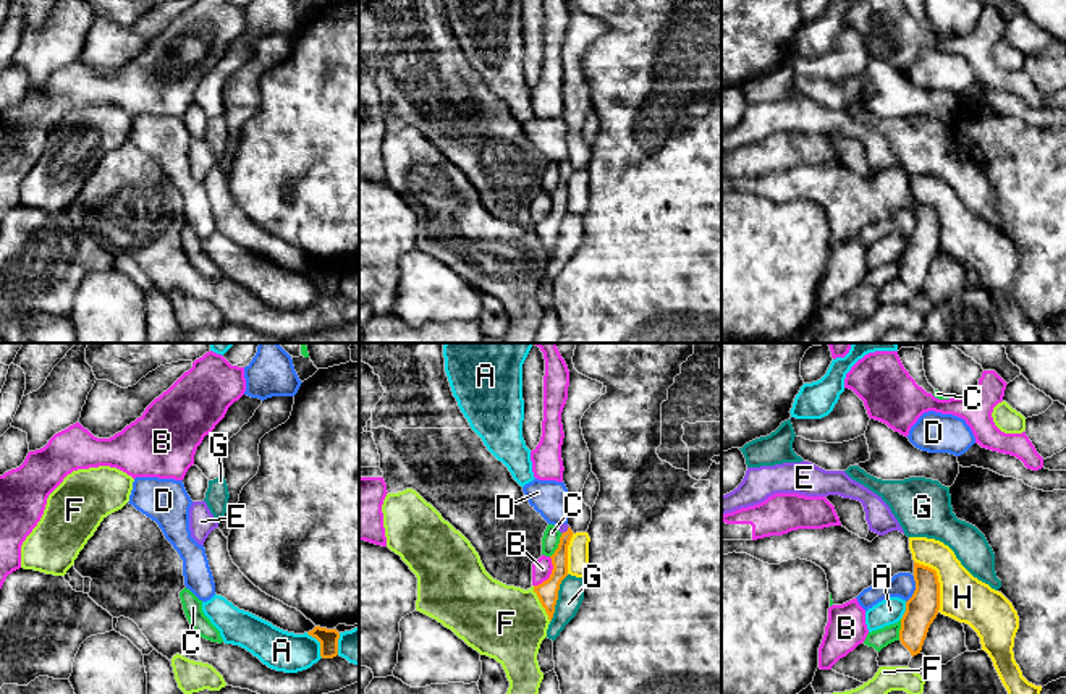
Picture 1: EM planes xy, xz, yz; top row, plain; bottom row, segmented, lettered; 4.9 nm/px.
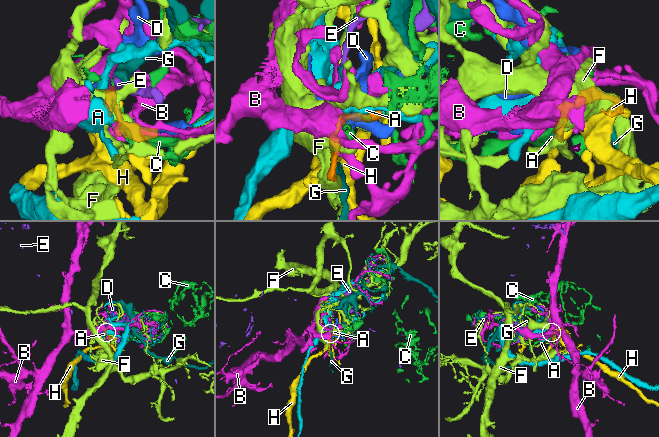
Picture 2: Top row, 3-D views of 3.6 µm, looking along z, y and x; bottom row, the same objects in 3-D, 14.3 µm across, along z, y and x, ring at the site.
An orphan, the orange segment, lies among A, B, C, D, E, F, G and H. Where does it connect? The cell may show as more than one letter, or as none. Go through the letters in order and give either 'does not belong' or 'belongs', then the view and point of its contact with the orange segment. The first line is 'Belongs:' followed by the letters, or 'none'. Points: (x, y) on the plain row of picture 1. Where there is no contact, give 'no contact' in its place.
Belongs: E
A: does not belong | xy (321, 282)
B: does not belong | xz (550, 212)
C: does not belong | xz (558, 183)
D: does not belong | yz (916, 227)
E: belongs | xz (566, 169)
F: does not belong | xz (541, 240)
G: does not belong | xz (557, 236)
H: does not belong | yz (937, 219)

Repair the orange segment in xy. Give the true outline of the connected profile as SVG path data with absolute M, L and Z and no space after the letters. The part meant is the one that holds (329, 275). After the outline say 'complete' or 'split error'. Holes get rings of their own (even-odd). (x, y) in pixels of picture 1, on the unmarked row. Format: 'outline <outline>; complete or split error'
outline M315 264L307 272L315 275L320 280L322 296L333 296L338 293L340 270L336 267L327 267L327 265Z; complete

